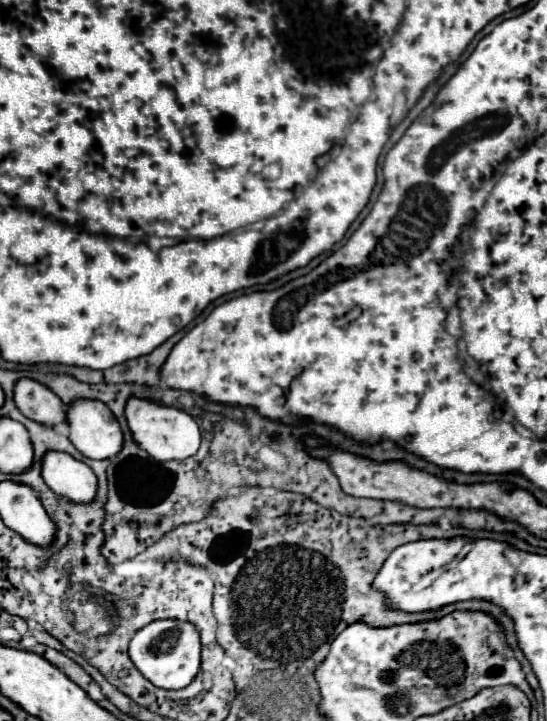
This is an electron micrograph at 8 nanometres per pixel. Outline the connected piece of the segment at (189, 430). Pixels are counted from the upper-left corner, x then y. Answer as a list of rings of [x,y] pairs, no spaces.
[[[130,397],[124,407],[124,415],[128,421],[128,427],[132,431],[132,437],[136,445],[144,451],[148,451],[156,461],[170,461],[170,459],[186,459],[194,455],[200,447],[200,431],[198,423],[192,415],[188,415],[182,409],[168,407],[150,399]]]

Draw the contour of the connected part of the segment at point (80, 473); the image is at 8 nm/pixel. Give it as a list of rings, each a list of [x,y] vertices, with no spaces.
[[[46,451],[42,479],[56,493],[74,503],[90,503],[96,493],[96,475],[84,463],[62,451]]]

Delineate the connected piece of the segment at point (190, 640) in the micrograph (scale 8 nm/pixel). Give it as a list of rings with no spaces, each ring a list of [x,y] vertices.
[[[156,619],[136,631],[136,635],[130,641],[130,659],[136,665],[136,669],[156,687],[162,689],[184,689],[188,687],[202,663],[202,643],[200,633],[190,621],[180,619]]]

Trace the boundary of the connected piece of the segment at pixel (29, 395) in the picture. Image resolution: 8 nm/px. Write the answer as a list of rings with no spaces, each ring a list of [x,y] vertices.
[[[22,377],[16,381],[14,403],[32,421],[52,427],[66,423],[62,401],[48,387],[34,379]]]

